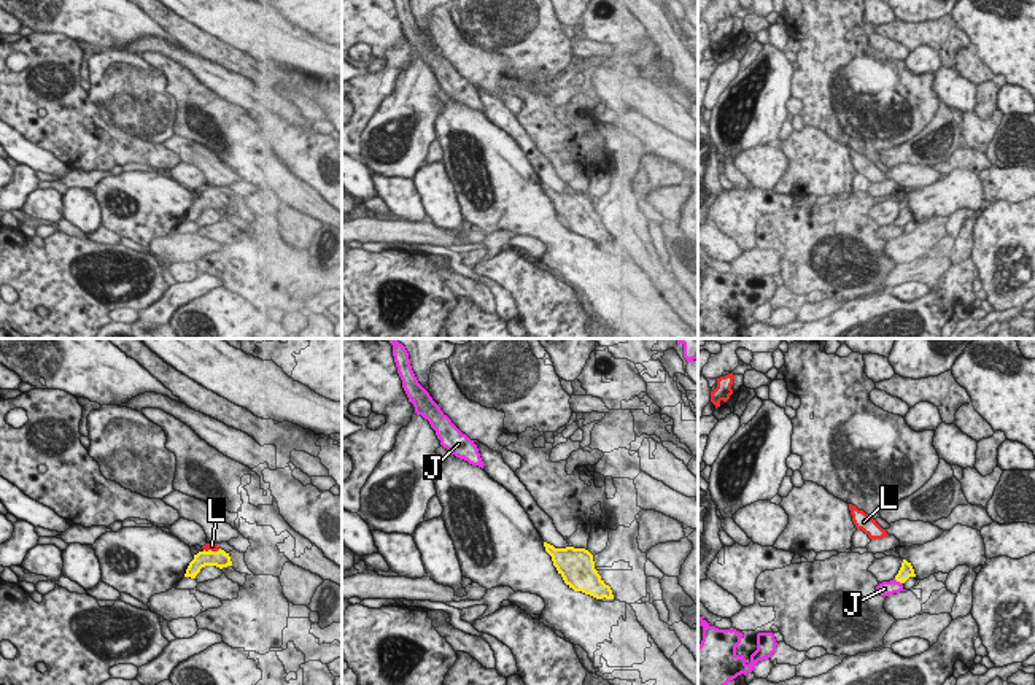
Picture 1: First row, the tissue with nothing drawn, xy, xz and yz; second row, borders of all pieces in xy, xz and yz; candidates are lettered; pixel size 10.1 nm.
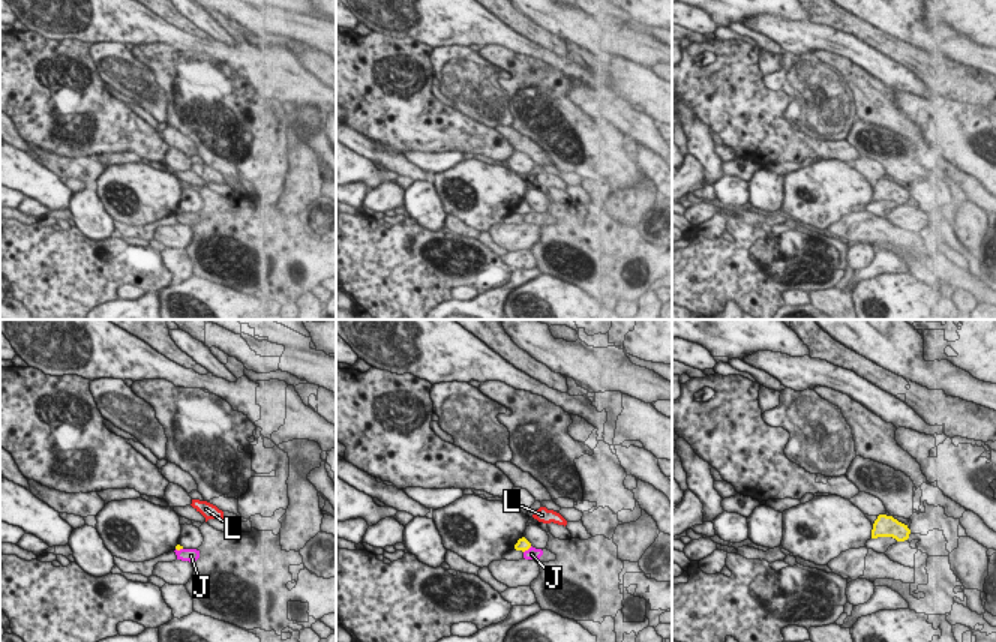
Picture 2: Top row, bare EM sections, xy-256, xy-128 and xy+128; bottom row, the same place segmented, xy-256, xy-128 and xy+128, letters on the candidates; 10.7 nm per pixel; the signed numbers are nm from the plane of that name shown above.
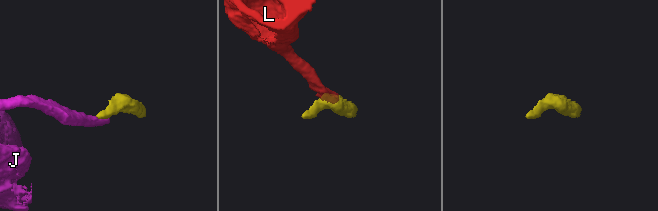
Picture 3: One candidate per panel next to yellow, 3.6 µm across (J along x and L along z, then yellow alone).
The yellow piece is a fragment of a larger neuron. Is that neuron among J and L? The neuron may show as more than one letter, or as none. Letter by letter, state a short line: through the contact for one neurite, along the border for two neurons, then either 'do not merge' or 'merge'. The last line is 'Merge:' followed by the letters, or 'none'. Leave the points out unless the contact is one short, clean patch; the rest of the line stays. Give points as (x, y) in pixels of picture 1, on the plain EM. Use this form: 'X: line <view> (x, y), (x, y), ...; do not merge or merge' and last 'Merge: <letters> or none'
J: line yz (894, 223), (900, 228); do not merge
L: line xy (220, 202), (210, 194), (212, 189); merge
Merge: L

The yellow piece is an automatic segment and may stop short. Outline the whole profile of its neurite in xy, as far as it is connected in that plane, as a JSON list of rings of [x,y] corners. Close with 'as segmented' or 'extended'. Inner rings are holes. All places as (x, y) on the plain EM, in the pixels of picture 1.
[[[210,186],[202,191],[204,194],[194,199],[194,203],[189,207],[184,221],[196,223],[205,210],[216,210],[219,213],[232,210],[229,197],[221,194],[218,188]]] | extended

